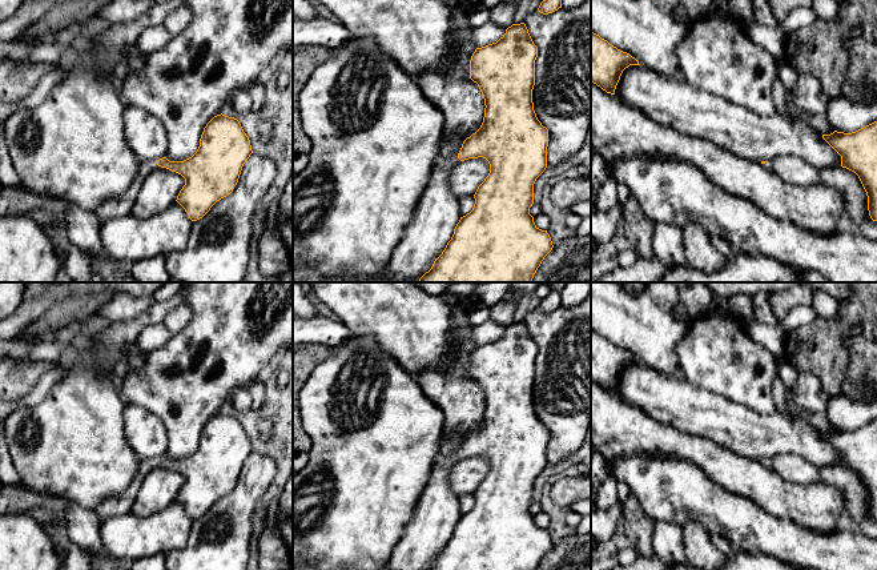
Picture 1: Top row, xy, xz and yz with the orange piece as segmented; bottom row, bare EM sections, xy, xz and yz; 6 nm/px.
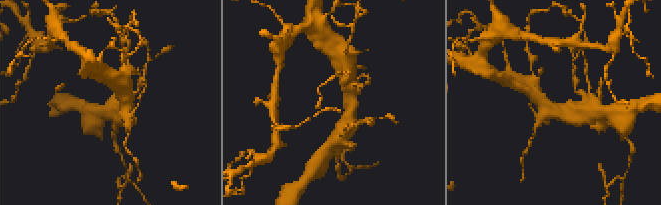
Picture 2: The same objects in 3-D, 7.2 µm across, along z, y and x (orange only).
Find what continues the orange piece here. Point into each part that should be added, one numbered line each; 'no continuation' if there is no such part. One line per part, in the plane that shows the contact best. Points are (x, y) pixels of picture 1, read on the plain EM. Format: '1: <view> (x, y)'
1: xy (119, 504)

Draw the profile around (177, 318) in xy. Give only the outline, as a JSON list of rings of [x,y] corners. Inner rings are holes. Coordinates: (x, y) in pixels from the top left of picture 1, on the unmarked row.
[[[182,304],[173,308],[166,317],[164,318],[162,324],[172,332],[178,333],[181,332],[192,318],[192,309]]]

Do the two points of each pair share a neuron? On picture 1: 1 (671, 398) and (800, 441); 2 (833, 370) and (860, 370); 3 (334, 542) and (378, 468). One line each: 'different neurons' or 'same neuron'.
1: same neuron
2: different neurons
3: same neuron

